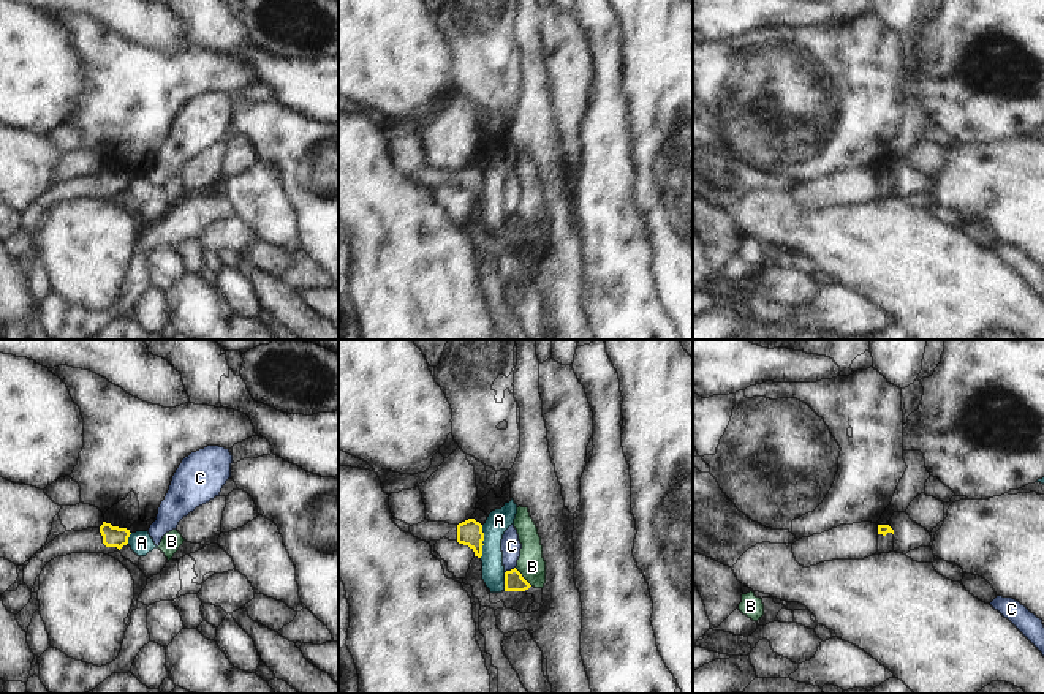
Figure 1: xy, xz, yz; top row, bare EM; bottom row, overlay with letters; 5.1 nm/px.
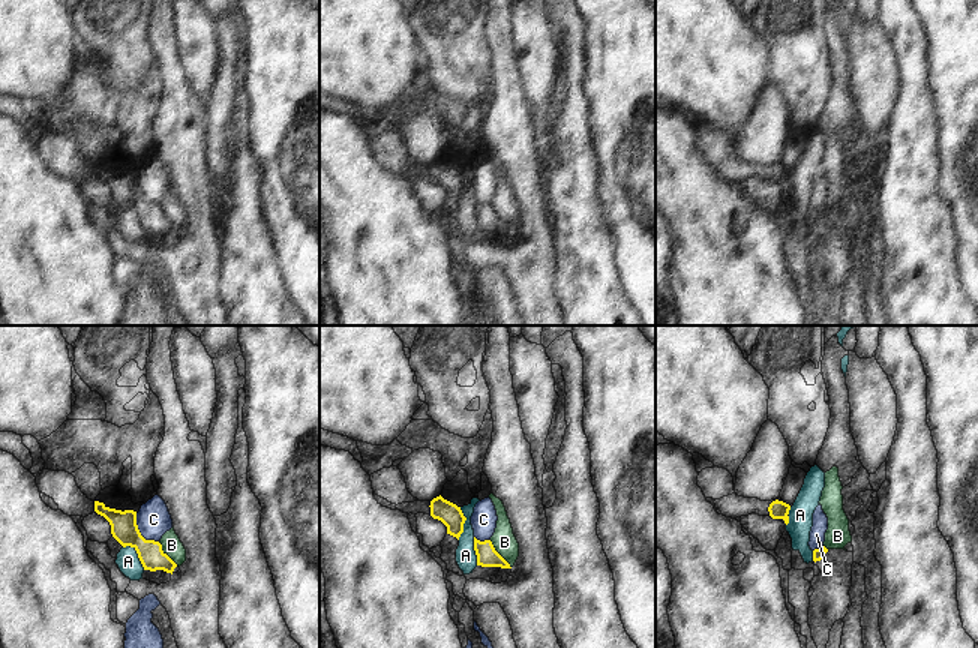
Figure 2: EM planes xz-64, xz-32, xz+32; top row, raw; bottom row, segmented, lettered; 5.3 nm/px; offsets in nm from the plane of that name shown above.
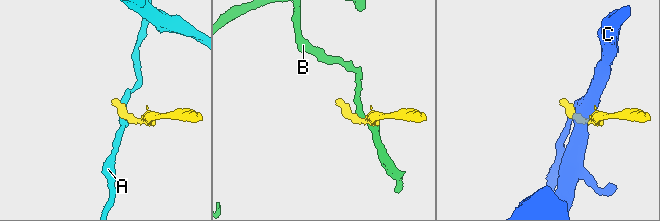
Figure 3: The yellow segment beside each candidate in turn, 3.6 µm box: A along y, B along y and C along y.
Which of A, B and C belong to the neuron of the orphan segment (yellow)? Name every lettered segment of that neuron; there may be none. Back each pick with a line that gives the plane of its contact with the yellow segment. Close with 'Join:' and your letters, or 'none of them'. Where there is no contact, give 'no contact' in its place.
Join: none of them

